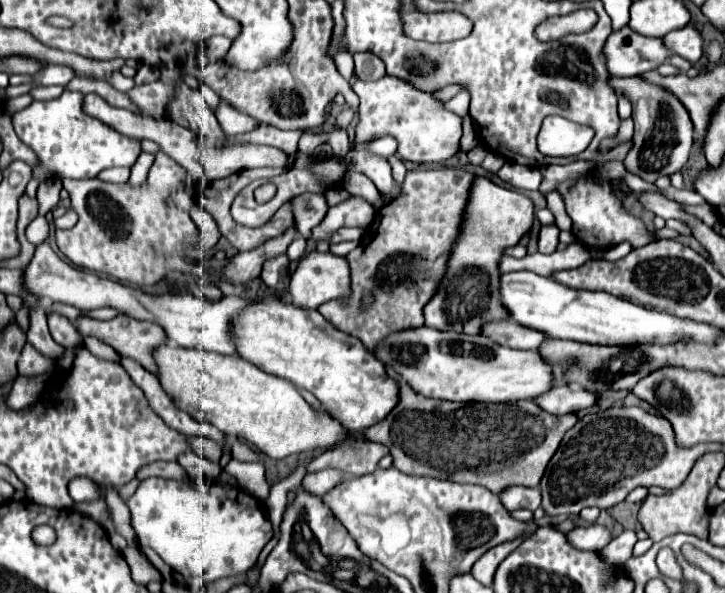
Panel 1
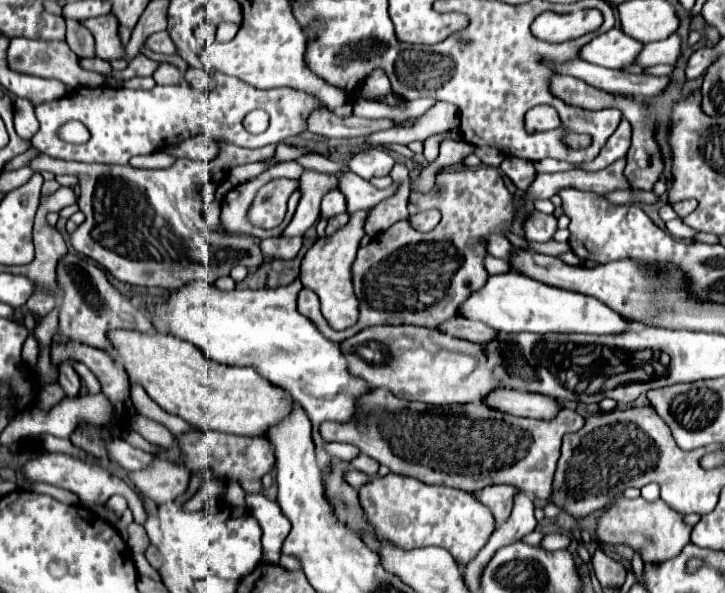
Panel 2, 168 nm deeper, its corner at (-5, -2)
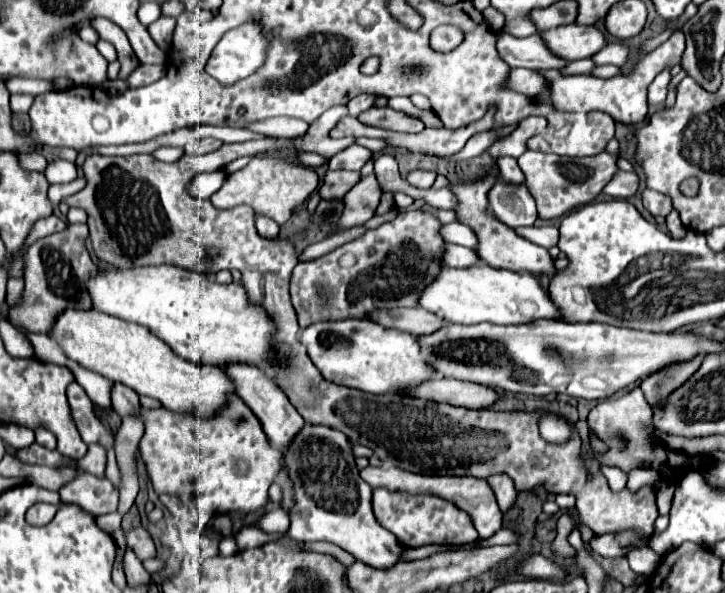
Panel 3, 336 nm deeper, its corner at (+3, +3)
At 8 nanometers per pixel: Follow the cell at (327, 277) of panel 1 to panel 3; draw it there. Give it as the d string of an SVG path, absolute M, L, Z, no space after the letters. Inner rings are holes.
M375 174L361 178L347 194L345 194L345 210L339 220L343 230L353 226L363 226L369 218L375 216L381 198L381 186Z

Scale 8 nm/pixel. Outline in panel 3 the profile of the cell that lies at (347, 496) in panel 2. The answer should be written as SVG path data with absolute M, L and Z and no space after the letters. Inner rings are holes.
M305 424L283 452L285 472L293 482L295 504L289 510L291 528L284 537L299 542L325 540L351 552L373 568L387 568L399 562L403 546L395 534L377 524L371 510L371 486L361 480L351 452L349 438L329 426Z

